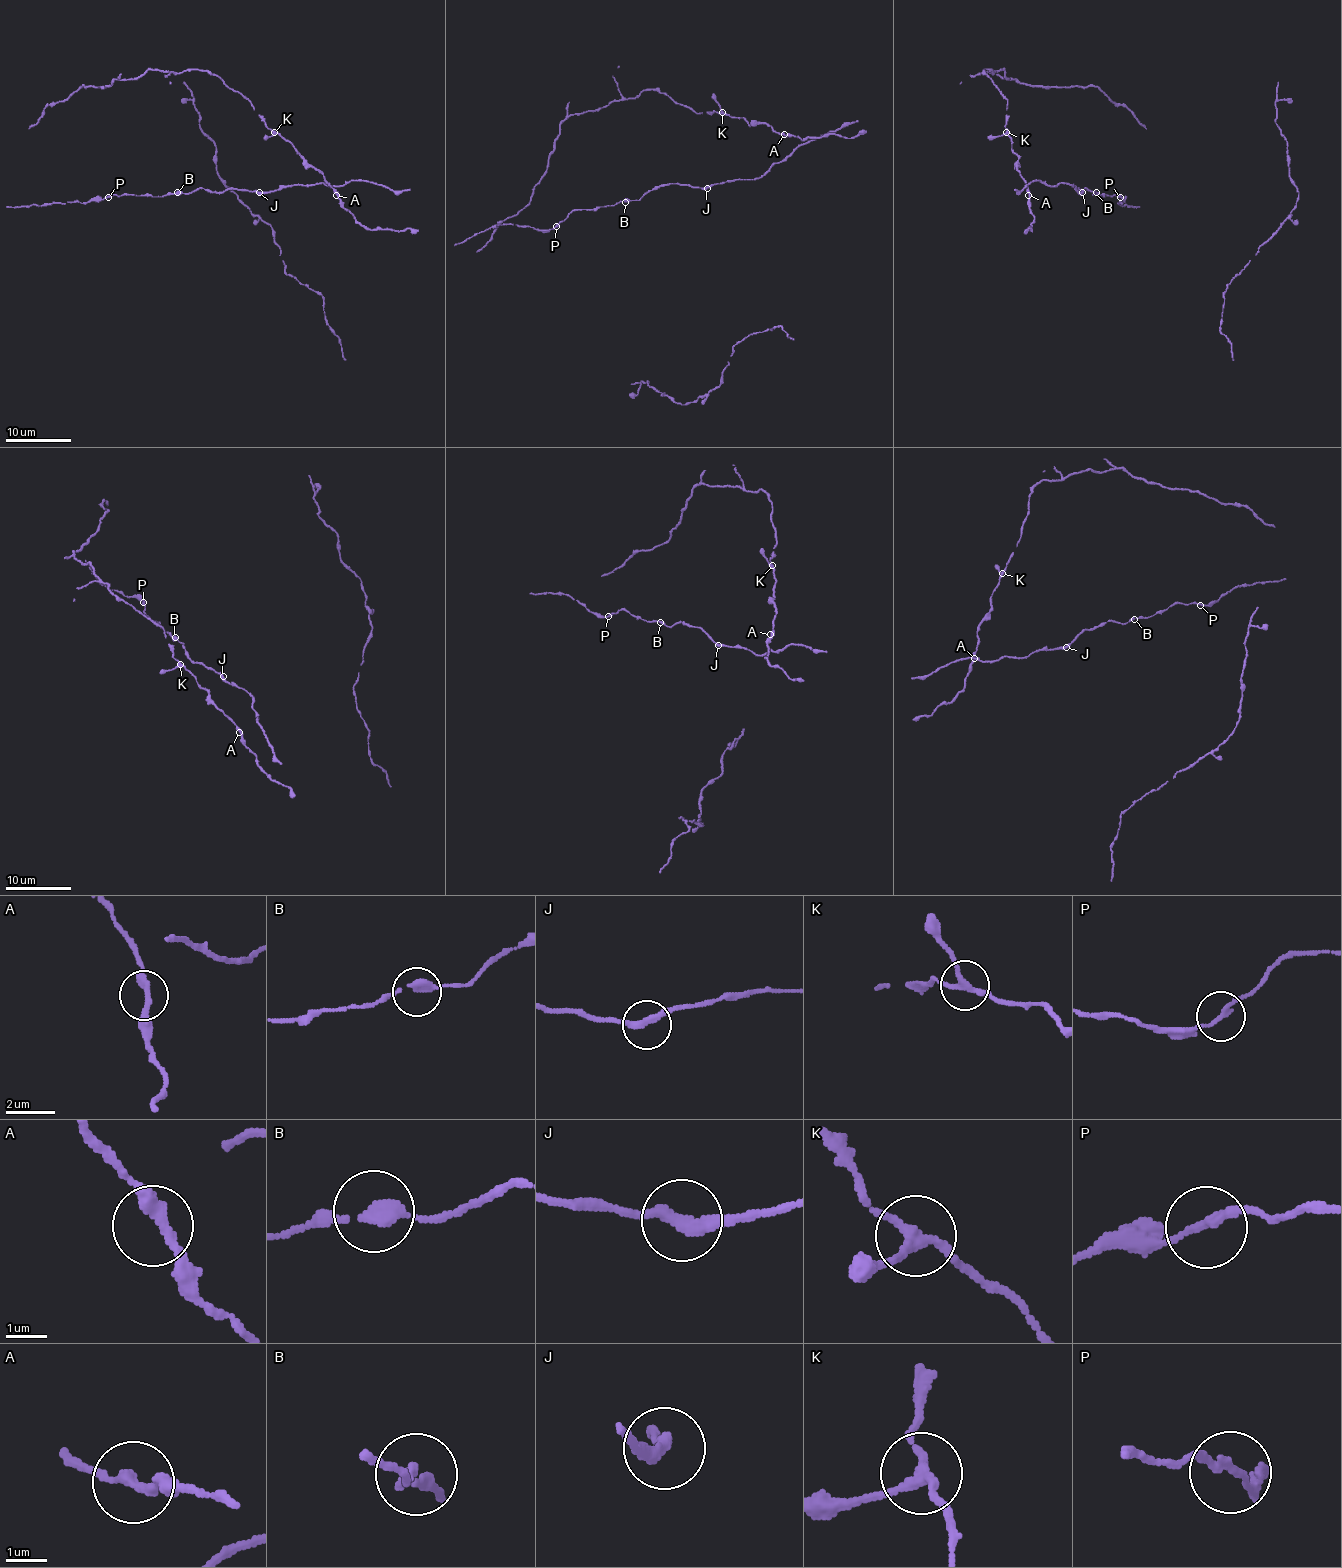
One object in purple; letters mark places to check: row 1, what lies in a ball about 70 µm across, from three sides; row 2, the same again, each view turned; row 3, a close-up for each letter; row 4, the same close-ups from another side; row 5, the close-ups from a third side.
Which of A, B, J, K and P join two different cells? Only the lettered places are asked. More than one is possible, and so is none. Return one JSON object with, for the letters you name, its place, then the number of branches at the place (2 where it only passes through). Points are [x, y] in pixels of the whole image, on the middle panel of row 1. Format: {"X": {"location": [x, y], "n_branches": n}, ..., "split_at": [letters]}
{"split_at": []}

